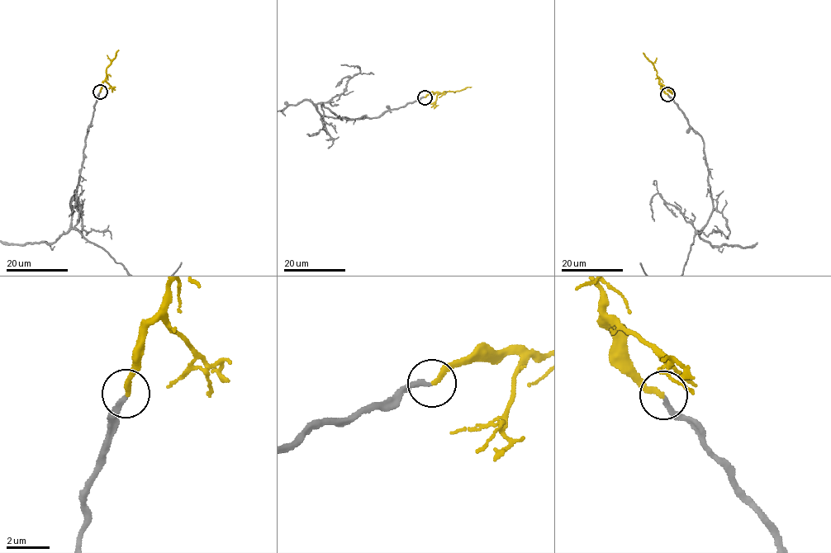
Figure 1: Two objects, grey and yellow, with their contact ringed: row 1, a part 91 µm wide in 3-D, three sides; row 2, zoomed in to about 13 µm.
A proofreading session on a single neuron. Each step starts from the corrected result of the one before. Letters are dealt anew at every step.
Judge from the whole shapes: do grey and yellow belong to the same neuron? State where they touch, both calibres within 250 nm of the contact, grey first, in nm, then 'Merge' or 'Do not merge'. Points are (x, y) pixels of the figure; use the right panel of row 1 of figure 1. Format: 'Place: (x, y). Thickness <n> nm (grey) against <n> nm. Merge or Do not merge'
Place: (667, 94). Thickness 220 nm (grey) against 200 nm. Merge

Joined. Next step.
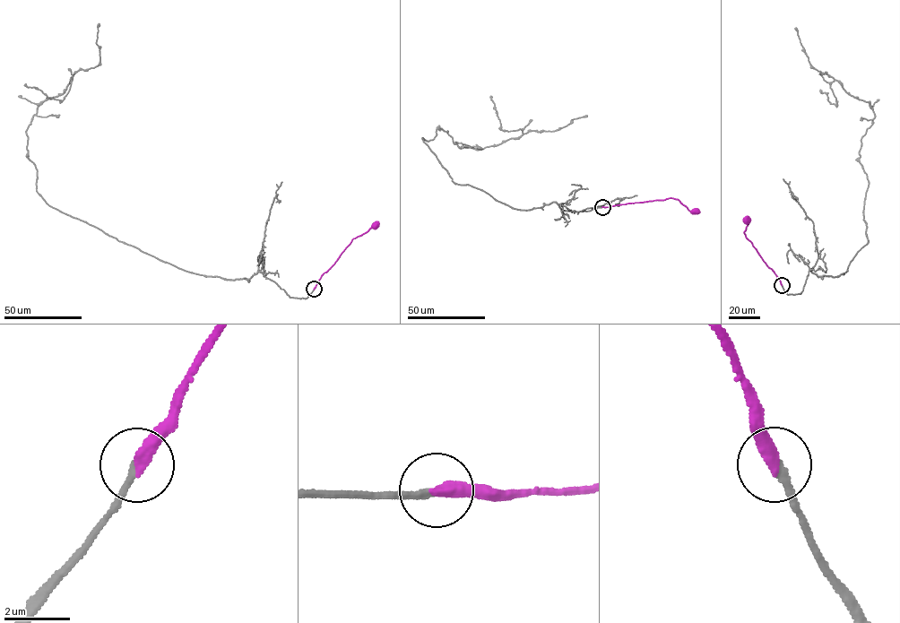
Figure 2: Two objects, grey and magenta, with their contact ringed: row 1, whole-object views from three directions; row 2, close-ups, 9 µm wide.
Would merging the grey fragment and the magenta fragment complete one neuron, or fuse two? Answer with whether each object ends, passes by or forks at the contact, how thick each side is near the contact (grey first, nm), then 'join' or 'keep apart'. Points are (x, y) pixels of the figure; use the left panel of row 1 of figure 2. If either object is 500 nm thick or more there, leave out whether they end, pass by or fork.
grey ends | magenta ends | 240/380 nm | join

